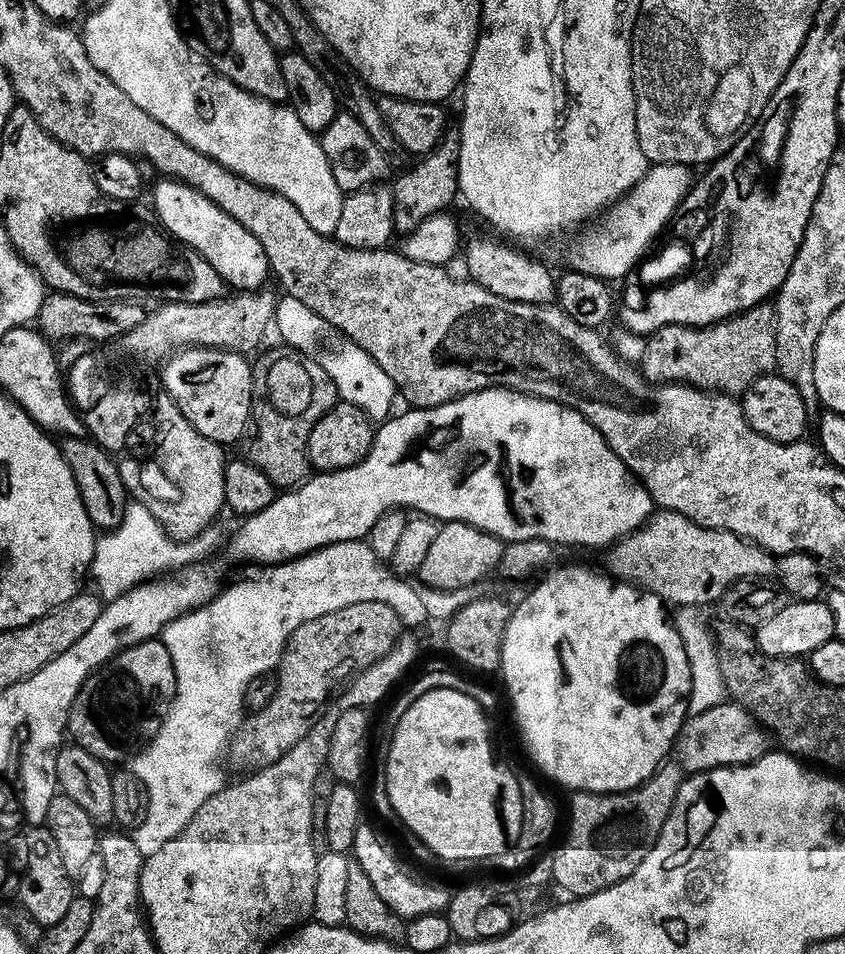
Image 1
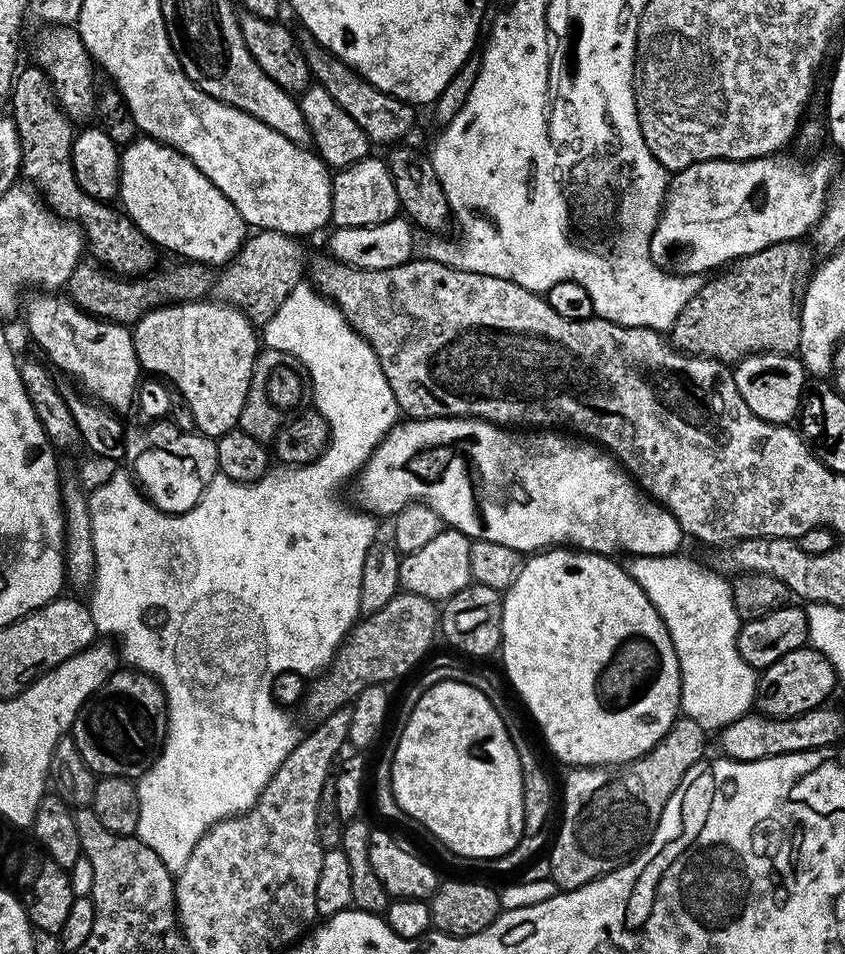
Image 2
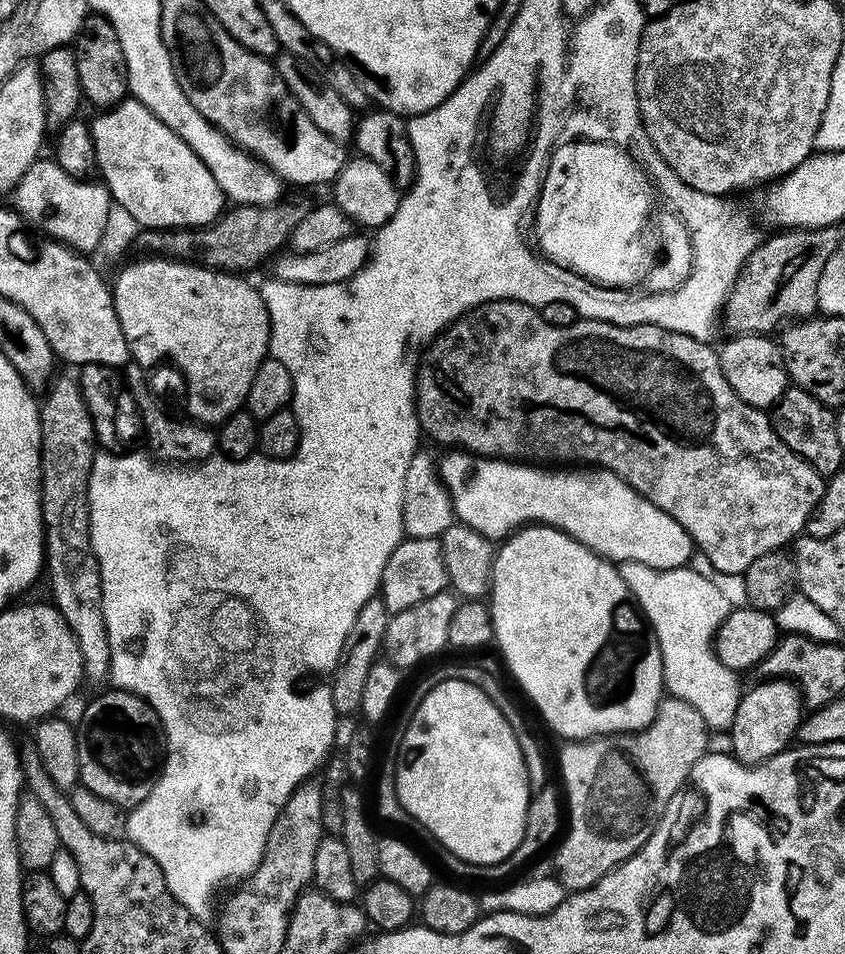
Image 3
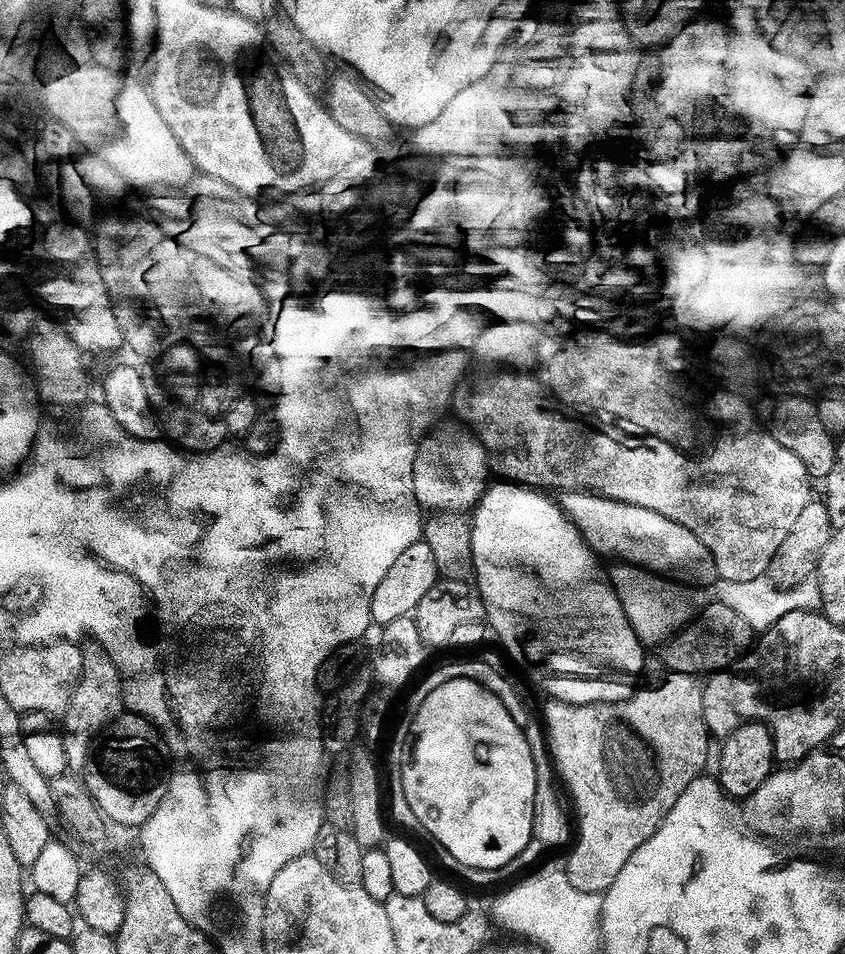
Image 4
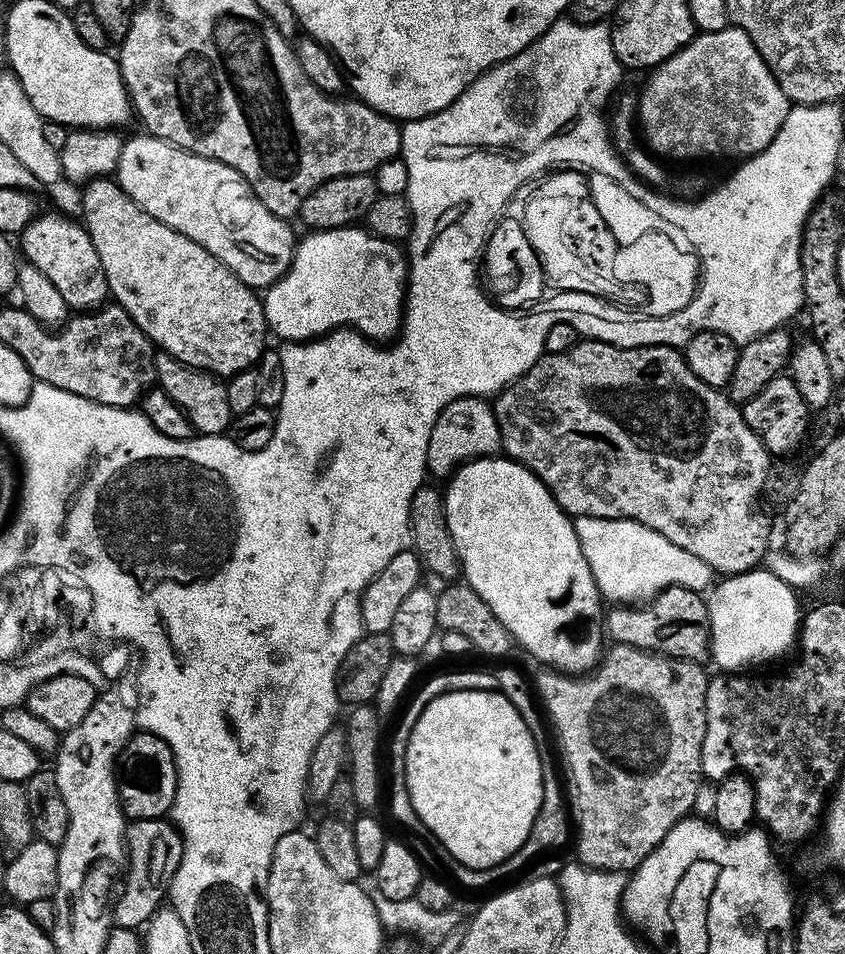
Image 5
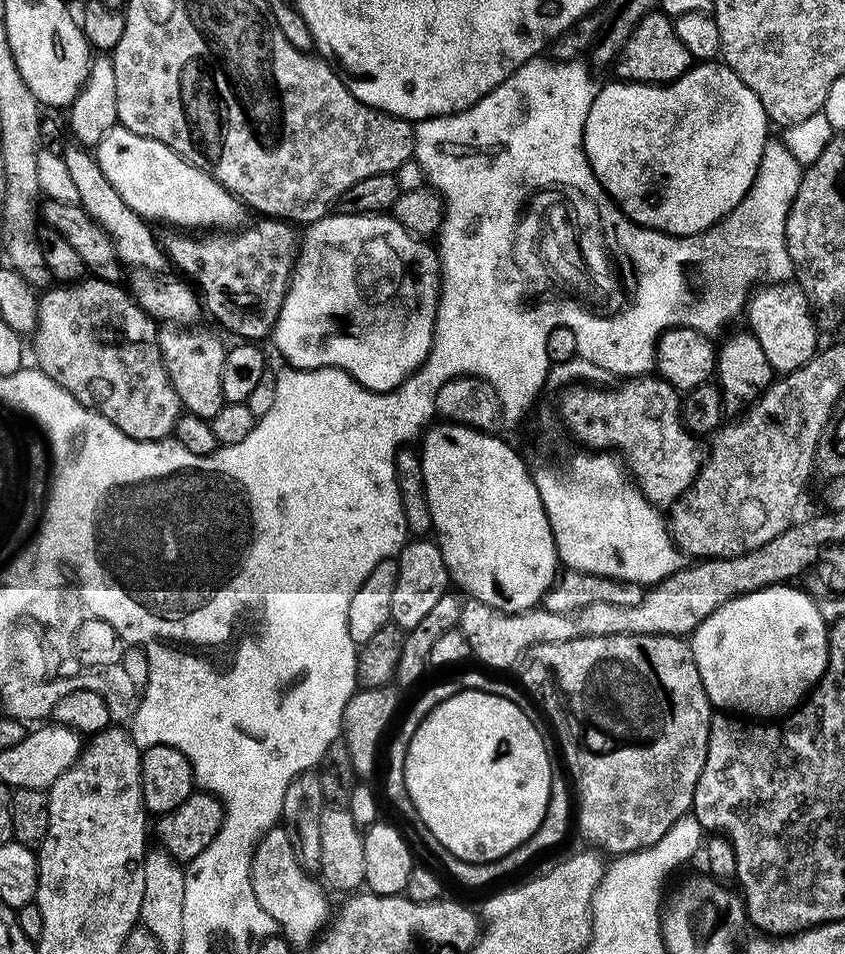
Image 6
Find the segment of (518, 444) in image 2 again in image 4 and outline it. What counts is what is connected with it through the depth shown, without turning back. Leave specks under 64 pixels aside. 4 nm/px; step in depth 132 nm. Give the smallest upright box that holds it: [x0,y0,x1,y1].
[558,490,718,586]

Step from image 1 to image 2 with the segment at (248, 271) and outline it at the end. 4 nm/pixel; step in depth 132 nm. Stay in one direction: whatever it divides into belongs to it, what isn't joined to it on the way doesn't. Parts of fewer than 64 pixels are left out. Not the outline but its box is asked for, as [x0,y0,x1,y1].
[118,138,250,265]

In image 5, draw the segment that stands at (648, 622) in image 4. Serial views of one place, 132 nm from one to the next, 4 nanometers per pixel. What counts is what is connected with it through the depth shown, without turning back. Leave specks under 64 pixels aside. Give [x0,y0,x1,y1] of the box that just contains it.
[576,516,702,606]

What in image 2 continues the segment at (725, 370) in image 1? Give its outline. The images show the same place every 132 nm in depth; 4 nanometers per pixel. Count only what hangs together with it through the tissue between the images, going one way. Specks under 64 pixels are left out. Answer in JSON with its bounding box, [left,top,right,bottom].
[670,240,804,366]

